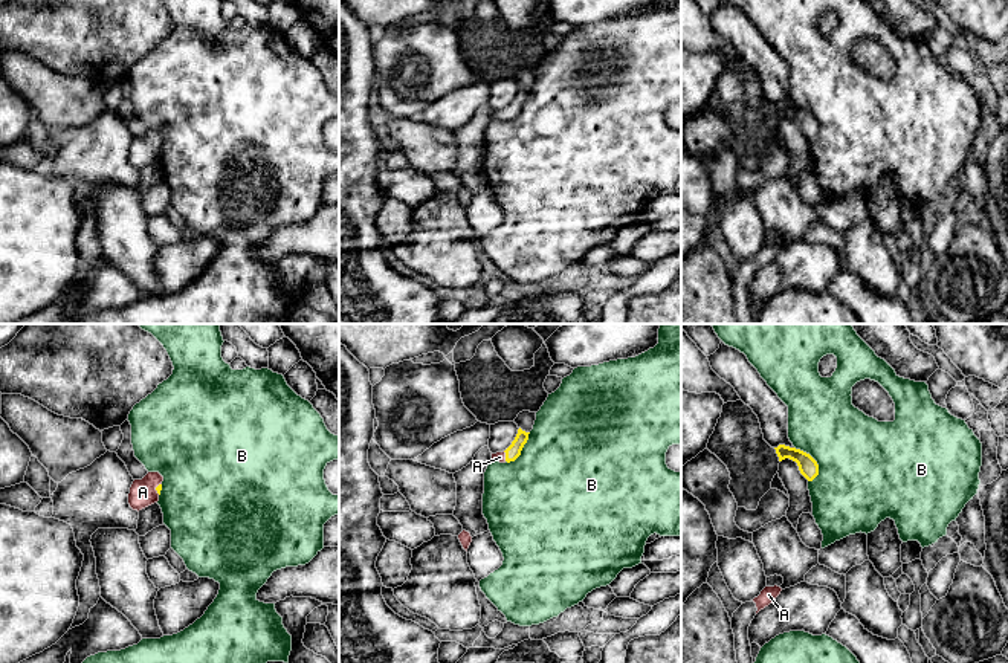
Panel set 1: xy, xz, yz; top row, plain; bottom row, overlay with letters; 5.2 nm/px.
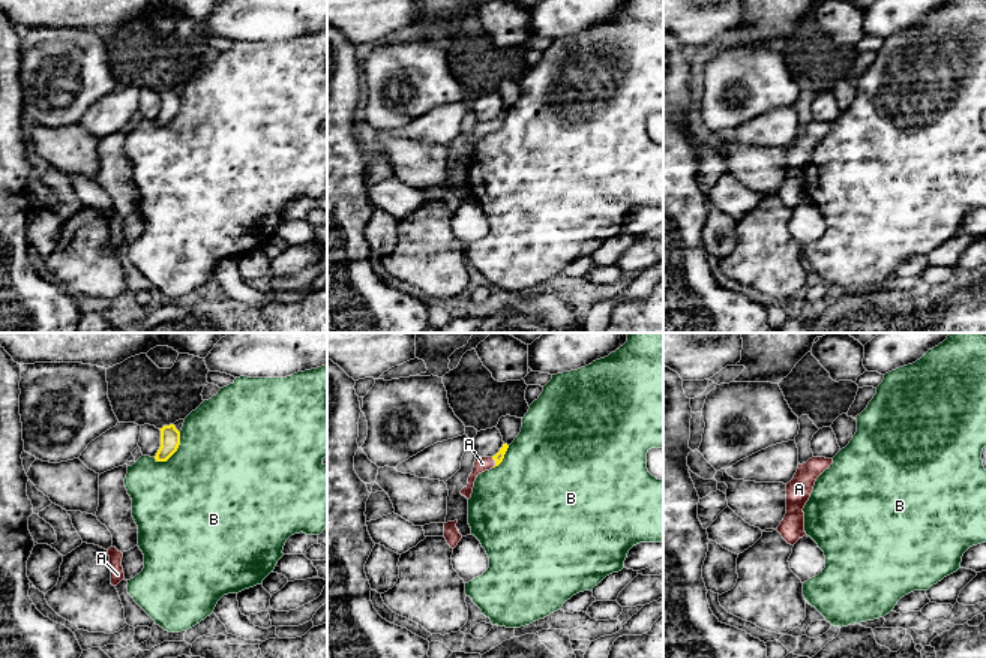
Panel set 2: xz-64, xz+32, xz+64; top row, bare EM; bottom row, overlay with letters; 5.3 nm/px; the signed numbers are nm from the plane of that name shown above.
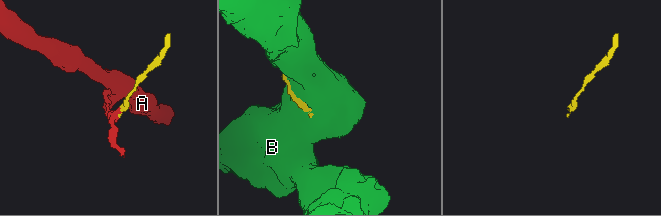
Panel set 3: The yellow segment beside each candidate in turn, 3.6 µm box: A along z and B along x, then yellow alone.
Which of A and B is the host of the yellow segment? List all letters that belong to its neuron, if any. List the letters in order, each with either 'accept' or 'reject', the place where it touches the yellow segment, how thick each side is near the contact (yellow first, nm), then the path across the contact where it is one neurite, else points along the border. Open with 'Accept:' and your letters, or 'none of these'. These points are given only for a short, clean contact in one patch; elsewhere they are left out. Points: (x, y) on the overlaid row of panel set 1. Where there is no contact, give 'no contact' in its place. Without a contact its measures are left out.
Accept: A
A: accept; contact xy (156, 489); calibres 30 and 140 nm; way xy (159, 488), (156, 489), (142, 492)
B: reject; contact yz (816, 462); calibres 100 and 480 nm

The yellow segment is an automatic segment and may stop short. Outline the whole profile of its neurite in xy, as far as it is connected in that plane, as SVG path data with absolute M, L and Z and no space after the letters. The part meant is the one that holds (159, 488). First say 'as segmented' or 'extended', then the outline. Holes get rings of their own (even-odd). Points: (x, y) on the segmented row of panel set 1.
extended | M148 472L142 480L134 480L130 493L128 504L133 510L142 510L159 501L163 477L159 472Z

